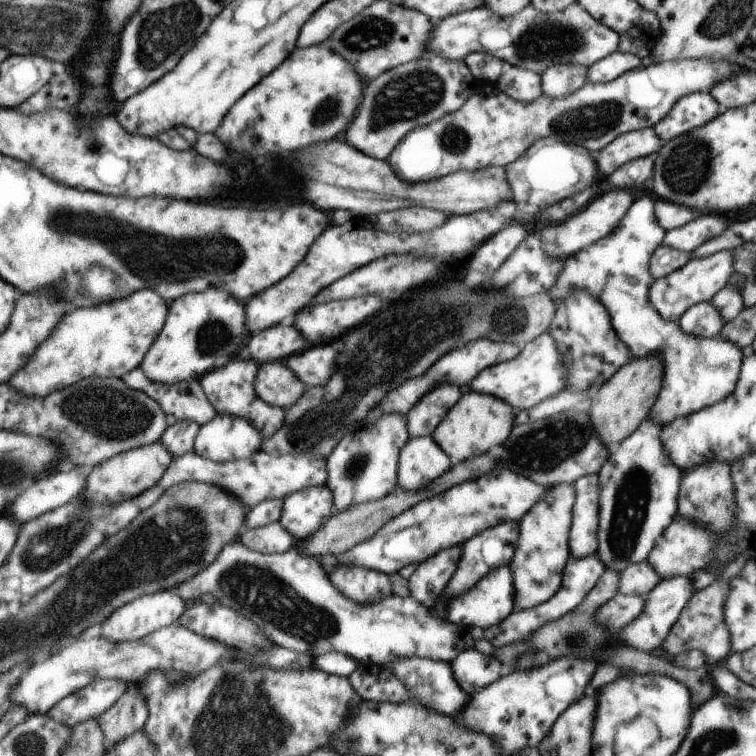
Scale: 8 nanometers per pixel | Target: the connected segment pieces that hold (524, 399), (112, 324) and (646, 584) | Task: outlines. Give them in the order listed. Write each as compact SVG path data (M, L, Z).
M546 331L521 346L515 358L483 369L466 388L479 394L489 394L502 399L516 412L521 412L564 390L565 380L567 380L565 368L567 366L563 362L563 356L559 354L557 343Z
M143 289L129 298L99 304L95 308L75 310L59 322L57 334L39 346L31 362L19 369L9 384L25 396L45 398L87 376L123 378L127 372L140 368L157 340L167 311L167 303L153 289Z
M646 560L627 566L619 573L617 593L646 597L660 581L659 574L655 574L655 570L651 568L651 564Z

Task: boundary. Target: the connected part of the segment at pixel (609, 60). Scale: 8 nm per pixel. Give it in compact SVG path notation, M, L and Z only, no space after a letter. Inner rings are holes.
M618 50L608 54L601 61L594 62L587 67L586 82L609 82L623 72L639 67L641 56L631 53L622 53Z

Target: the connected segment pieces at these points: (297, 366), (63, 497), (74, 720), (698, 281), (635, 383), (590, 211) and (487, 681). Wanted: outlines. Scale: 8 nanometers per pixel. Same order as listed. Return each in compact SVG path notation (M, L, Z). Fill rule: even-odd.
M311 346L283 360L293 374L307 387L321 388L335 370L335 350L327 346Z
M69 467L27 488L15 502L11 502L11 510L6 512L24 525L49 511L75 502L85 487L86 478L81 478L77 470Z
M99 679L58 702L48 714L56 721L74 727L98 720L129 689L131 684L119 679Z
M731 250L717 251L701 258L689 259L681 268L654 279L649 286L649 301L659 316L666 321L677 321L691 305L710 301L731 278L735 271Z
M647 356L647 358L634 358L623 364L614 376L602 384L591 399L589 420L593 424L593 431L597 434L599 442L603 442L609 449L615 448L619 442L630 437L639 427L639 422L650 413L655 398L663 382L663 362L661 356Z
M612 189L610 192L599 194L592 198L581 210L575 212L559 224L549 224L539 232L539 242L545 252L545 256L551 256L555 260L564 260L593 245L599 238L606 237L619 224L619 220L633 202L630 192L625 189Z
M472 648L461 649L448 666L459 690L467 696L498 681L504 673L497 656L483 656Z

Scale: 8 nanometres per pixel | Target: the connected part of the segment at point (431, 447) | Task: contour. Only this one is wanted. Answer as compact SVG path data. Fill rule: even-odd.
M430 436L408 437L398 457L397 484L403 490L422 490L450 467L449 456Z

